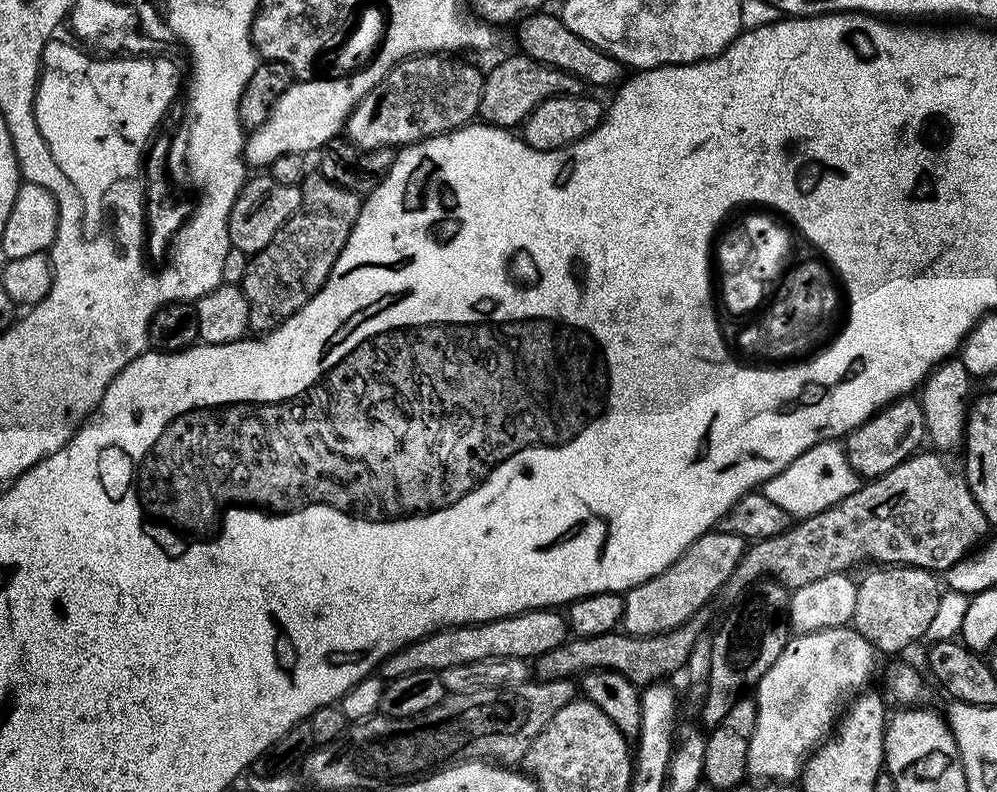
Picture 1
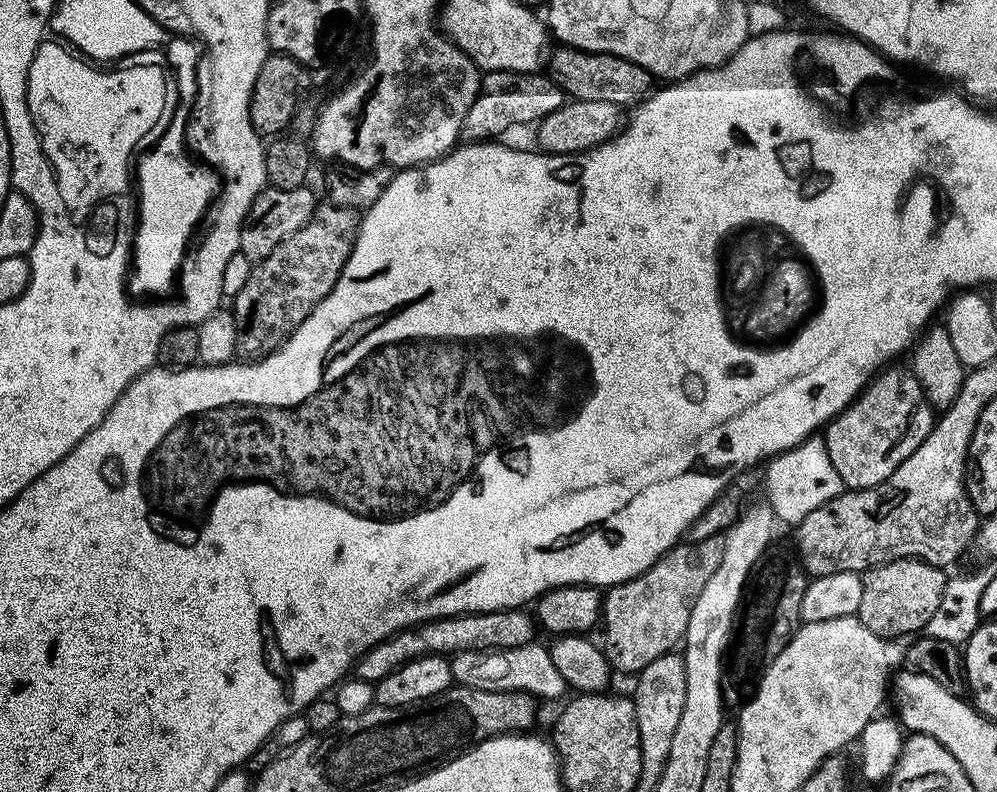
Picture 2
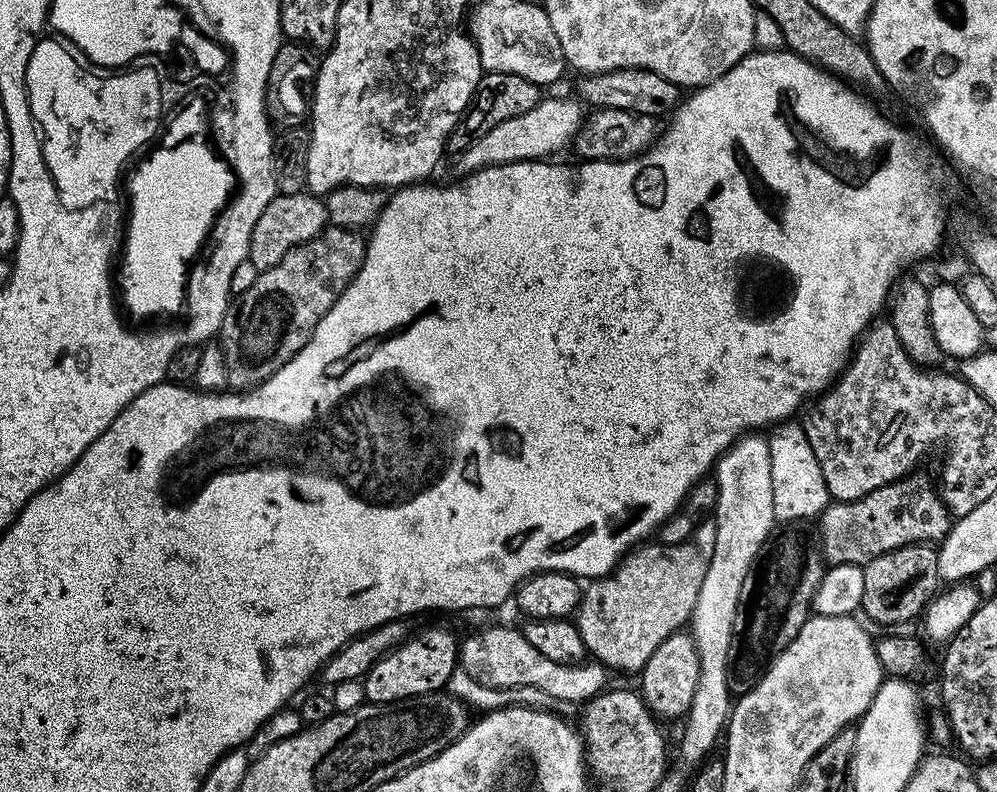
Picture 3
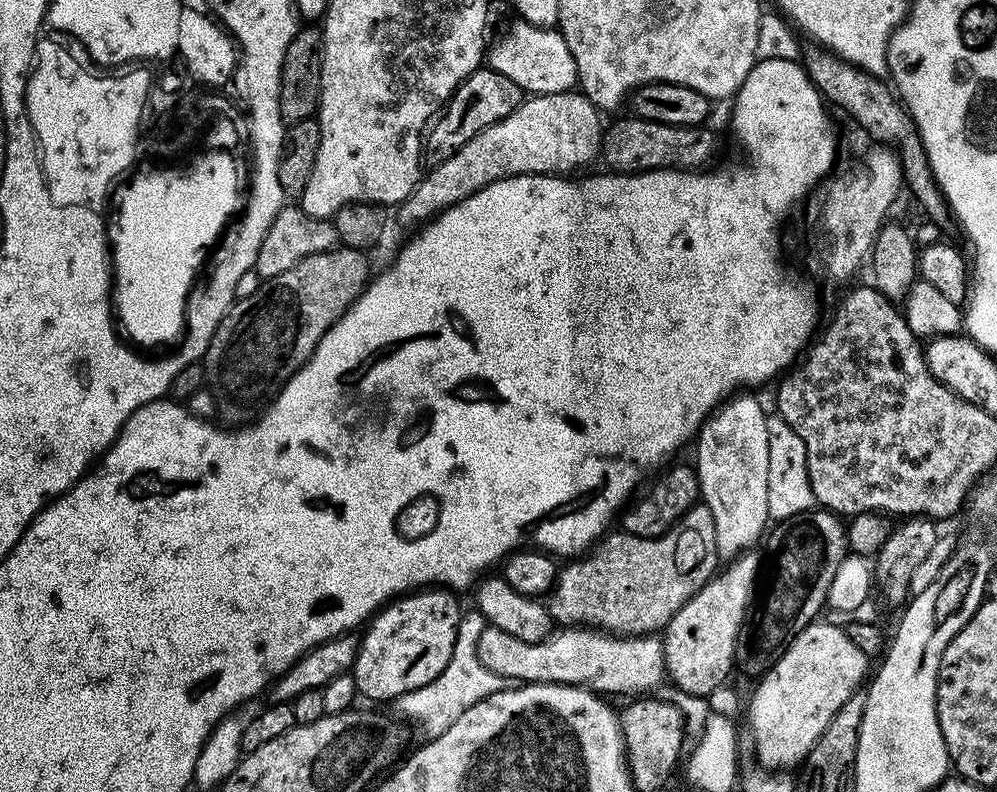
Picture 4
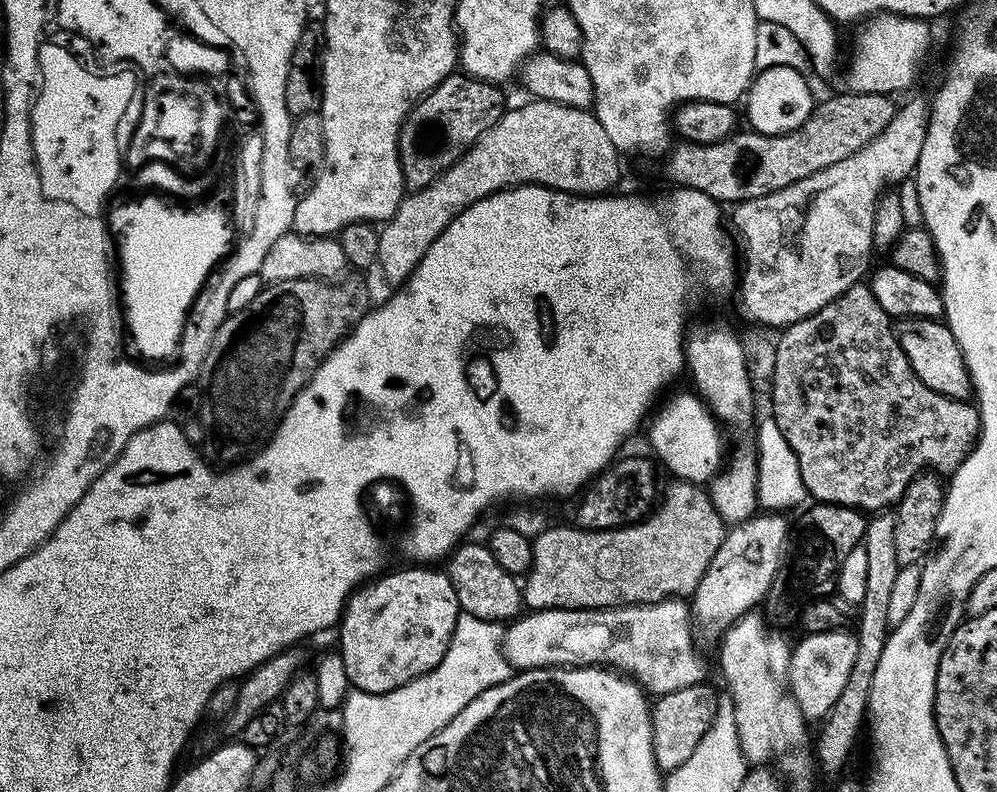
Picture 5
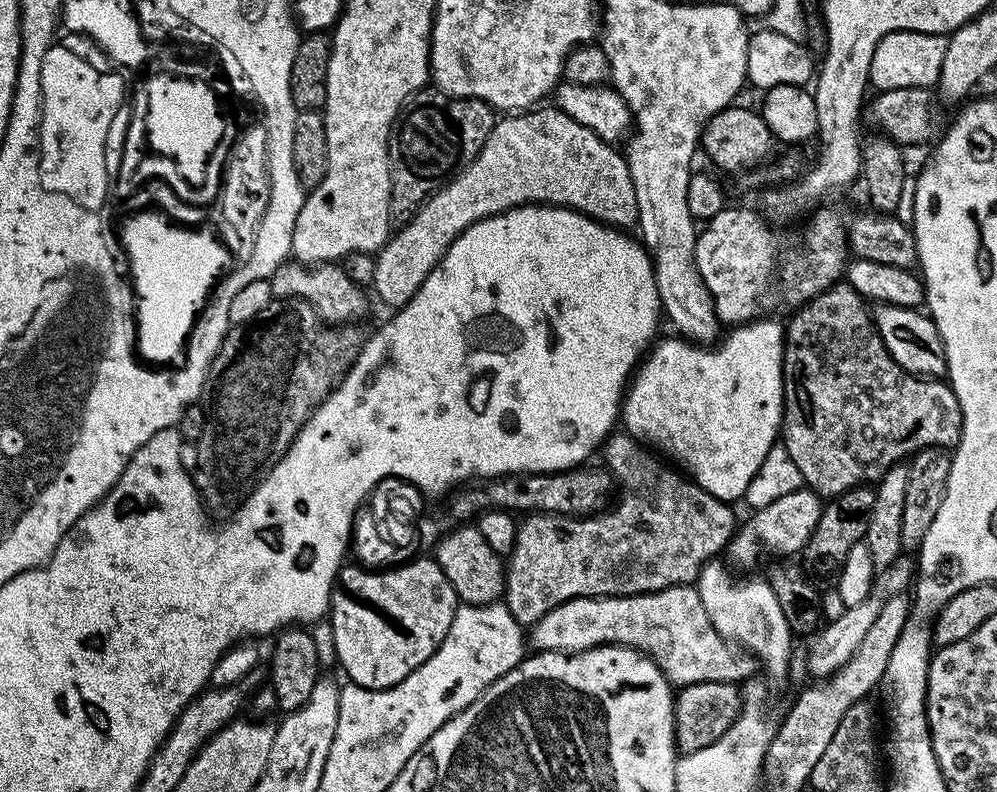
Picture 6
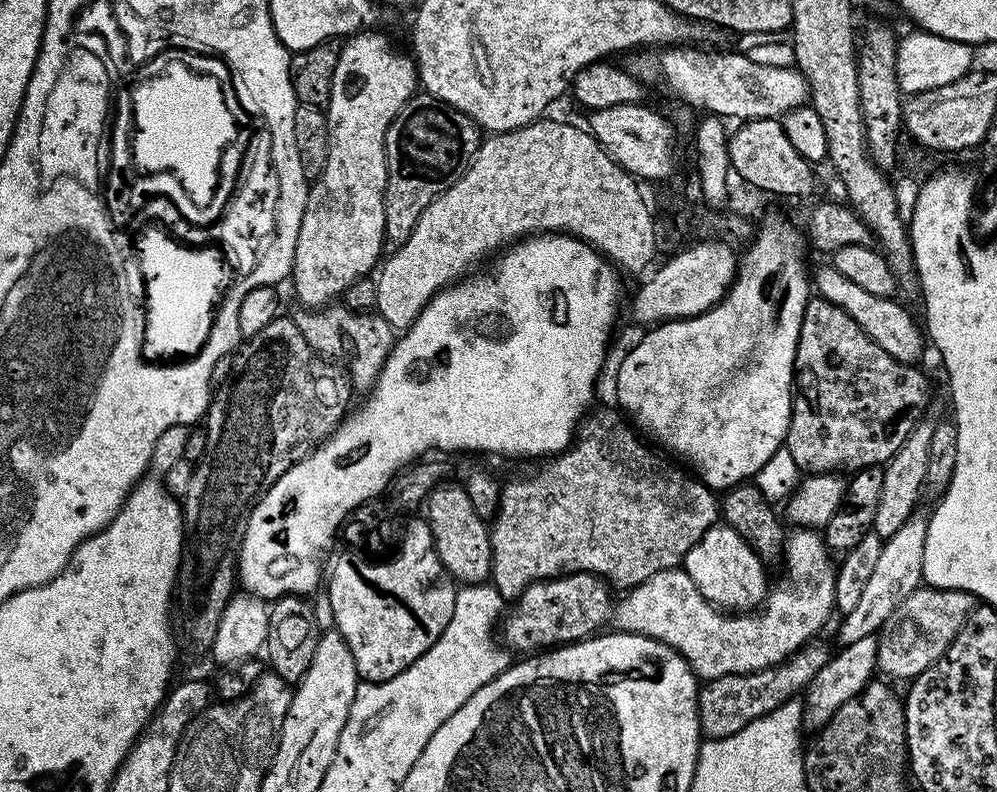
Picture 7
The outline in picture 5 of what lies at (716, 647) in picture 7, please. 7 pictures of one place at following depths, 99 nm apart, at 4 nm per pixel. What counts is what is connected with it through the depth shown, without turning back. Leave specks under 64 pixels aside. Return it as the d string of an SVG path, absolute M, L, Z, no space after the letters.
M683 599L625 604L623 608L542 608L527 614L511 621L502 632L504 656L513 669L603 666L635 680L653 697L705 679L704 660L692 645L690 608Z

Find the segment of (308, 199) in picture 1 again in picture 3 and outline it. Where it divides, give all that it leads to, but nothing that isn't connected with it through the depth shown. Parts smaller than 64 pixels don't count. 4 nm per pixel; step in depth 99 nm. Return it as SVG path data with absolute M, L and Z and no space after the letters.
M329 226L321 230L310 242L302 242L294 246L278 262L278 266L270 266L270 270L261 272L260 277L229 307L218 333L220 352L224 355L224 365L228 368L228 385L232 390L258 388L269 380L274 373L282 370L302 346L314 334L318 322L338 302L338 298L350 286L350 282L358 274L364 261L366 240L357 229L337 228Z

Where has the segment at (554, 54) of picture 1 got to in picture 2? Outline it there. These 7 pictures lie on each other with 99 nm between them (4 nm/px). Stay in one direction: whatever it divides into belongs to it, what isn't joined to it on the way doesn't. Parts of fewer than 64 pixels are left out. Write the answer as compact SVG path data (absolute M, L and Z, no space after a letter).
M560 46L557 49L553 56L551 53L547 57L546 75L564 91L565 97L586 102L614 102L621 106L635 106L653 91L652 73L638 66L638 62L618 58L614 54L583 52L567 46Z

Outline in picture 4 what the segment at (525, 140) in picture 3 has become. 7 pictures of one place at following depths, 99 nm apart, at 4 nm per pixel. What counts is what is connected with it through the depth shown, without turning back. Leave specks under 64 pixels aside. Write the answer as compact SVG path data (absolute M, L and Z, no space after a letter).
M579 90L559 92L558 94L532 94L525 99L523 104L517 106L512 113L494 126L486 126L458 154L446 158L446 162L431 165L421 175L416 188L407 198L398 205L400 220L404 224L423 225L425 222L443 212L445 208L454 206L470 194L490 186L490 182L498 182L507 176L555 176L557 174L572 174L575 168L591 162L602 148L602 128L600 132L601 113L588 101L587 96Z

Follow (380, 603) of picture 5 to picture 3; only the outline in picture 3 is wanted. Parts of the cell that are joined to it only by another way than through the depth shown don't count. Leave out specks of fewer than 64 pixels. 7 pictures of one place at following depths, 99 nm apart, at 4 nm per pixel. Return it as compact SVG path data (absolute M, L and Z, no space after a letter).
M448 628L413 631L403 642L387 652L364 676L364 698L370 704L393 704L415 696L441 691L458 670L458 636Z

